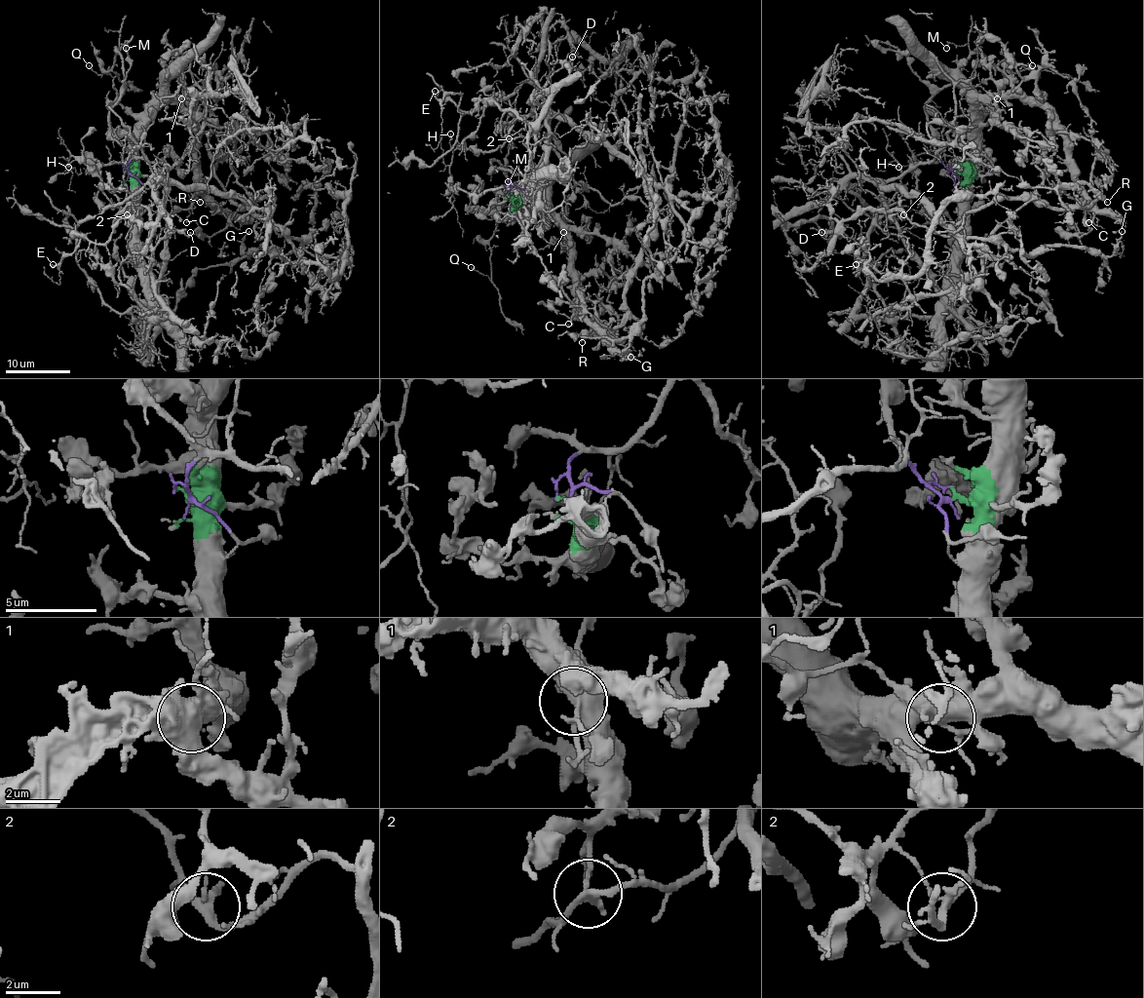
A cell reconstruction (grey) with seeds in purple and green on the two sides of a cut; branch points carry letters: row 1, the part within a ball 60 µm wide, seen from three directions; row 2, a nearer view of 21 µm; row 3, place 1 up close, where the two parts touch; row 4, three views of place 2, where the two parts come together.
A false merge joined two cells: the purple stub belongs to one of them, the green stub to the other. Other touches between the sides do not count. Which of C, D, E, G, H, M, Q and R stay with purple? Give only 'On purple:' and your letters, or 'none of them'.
On purple: E, G, H, M, Q, R

